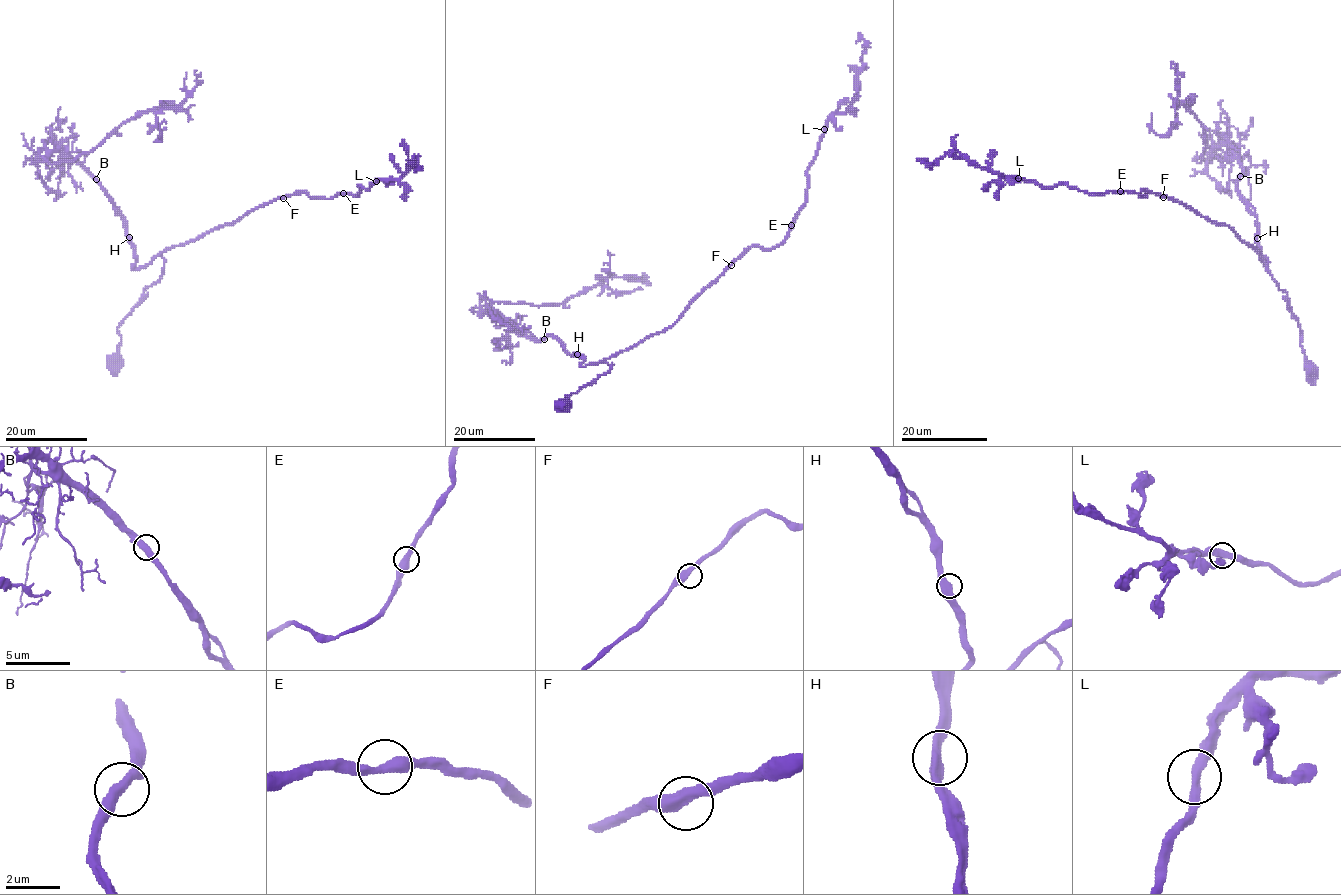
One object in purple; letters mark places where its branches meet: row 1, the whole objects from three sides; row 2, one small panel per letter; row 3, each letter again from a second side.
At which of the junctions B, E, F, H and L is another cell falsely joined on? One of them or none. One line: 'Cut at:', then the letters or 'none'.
Cut at: none

